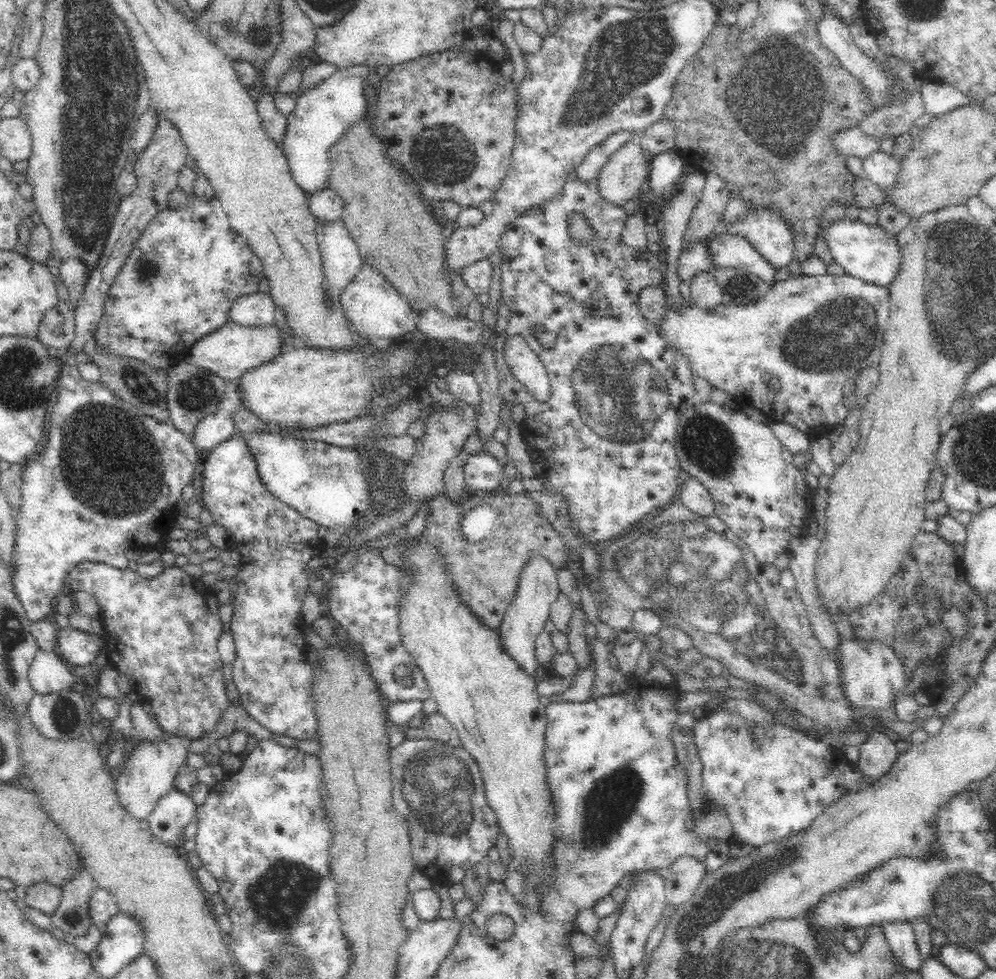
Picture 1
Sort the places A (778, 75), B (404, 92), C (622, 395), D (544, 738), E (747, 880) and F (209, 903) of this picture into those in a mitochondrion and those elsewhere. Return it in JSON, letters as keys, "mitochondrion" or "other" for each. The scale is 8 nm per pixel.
{"A":"mitochondrion","B":"other","C":"mitochondrion","D":"other","E":"mitochondrion","F":"other"}

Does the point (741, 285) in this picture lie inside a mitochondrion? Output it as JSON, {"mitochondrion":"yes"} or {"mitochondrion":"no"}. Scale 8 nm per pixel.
{"mitochondrion":"yes"}

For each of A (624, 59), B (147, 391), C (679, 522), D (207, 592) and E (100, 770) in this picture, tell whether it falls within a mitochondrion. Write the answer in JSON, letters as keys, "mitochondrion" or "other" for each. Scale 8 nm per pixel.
{"A":"mitochondrion","B":"mitochondrion","C":"mitochondrion","D":"other","E":"other"}

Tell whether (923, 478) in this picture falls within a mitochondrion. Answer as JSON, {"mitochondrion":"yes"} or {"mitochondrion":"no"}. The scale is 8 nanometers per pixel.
{"mitochondrion":"no"}

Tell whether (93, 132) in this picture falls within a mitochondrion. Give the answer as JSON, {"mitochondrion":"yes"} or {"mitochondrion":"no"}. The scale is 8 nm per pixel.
{"mitochondrion":"yes"}

